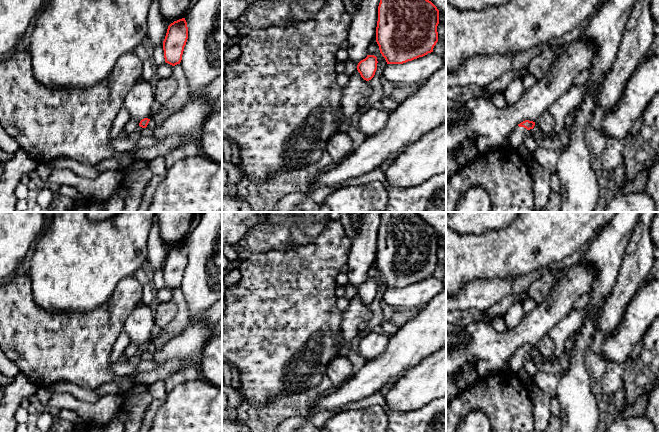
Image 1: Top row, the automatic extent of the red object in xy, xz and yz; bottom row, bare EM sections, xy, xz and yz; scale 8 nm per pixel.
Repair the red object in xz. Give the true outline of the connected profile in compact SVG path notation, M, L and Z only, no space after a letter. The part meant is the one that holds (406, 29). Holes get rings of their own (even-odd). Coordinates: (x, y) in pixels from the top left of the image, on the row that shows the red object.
M380 0L376 42L387 64L403 64L433 52L439 10L429 0Z

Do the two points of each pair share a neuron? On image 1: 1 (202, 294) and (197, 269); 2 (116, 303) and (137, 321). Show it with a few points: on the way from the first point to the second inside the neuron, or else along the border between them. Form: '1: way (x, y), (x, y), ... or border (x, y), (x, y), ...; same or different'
1: way (202, 288), (202, 275); same
2: border (135, 306), (126, 319), (122, 330); different

